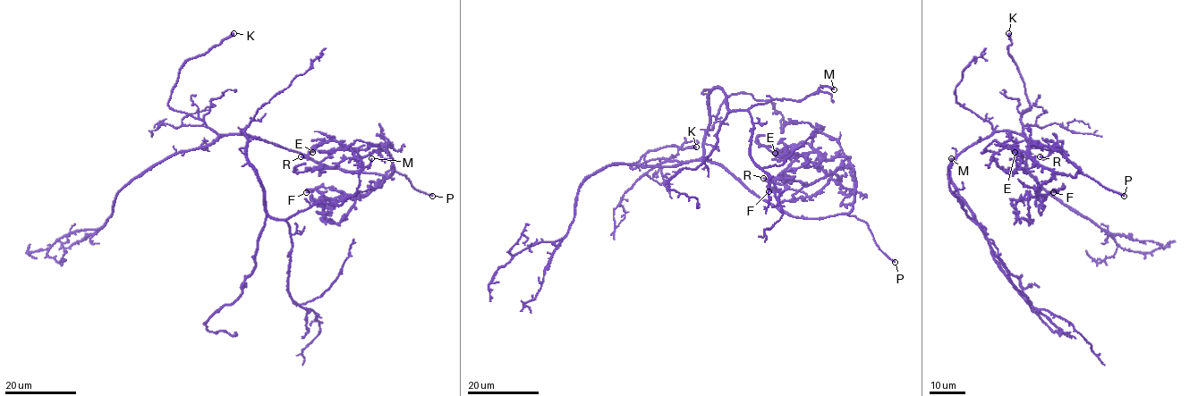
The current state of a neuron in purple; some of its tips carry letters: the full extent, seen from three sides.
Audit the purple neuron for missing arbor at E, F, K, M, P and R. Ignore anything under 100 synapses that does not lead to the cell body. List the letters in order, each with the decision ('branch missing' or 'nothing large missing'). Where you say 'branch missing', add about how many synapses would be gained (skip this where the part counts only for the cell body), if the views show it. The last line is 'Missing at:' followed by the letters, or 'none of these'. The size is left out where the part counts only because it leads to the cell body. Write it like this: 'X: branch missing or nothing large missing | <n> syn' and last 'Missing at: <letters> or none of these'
E: nothing large missing
F: nothing large missing
K: branch missing
M: nothing large missing
P: branch missing | 120 syn
R: nothing large missing
Missing at: K, P

